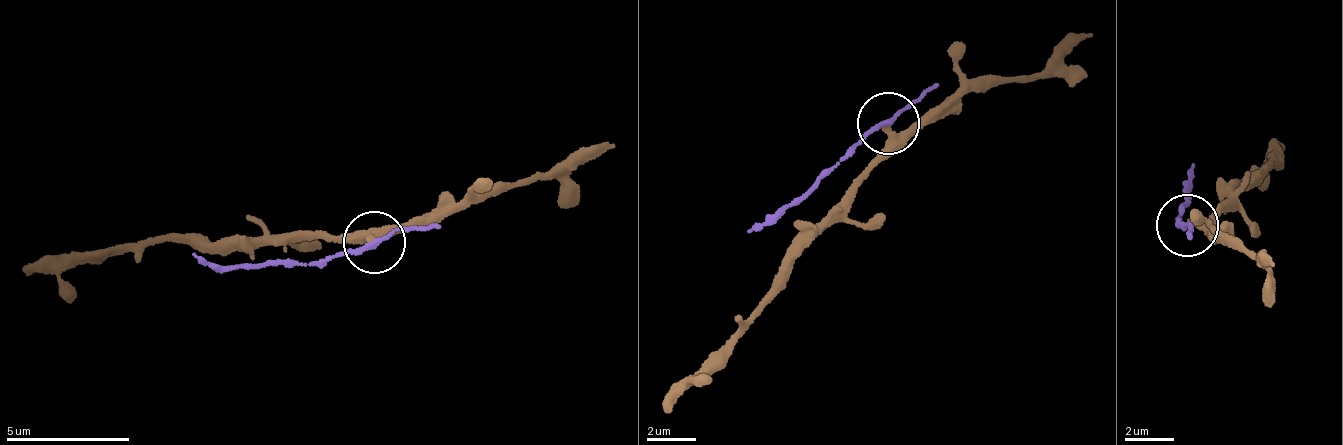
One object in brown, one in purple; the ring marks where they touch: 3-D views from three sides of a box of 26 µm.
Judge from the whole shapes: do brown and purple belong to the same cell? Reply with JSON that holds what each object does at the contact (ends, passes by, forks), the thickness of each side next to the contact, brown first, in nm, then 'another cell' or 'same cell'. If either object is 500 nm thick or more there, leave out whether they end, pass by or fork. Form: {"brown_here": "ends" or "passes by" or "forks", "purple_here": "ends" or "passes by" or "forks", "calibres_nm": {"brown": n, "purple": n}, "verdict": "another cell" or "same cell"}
{"brown_here": "passes by", "purple_here": "passes by", "calibres_nm": {"brown": 280, "purple": 180}, "verdict": "another cell"}

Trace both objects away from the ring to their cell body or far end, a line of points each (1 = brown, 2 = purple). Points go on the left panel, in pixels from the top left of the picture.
1: (372, 243), (347, 233), (174, 235), (108, 253), (47, 259), (23, 272)
2: (372, 243), (288, 264), (224, 268), (192, 251)

